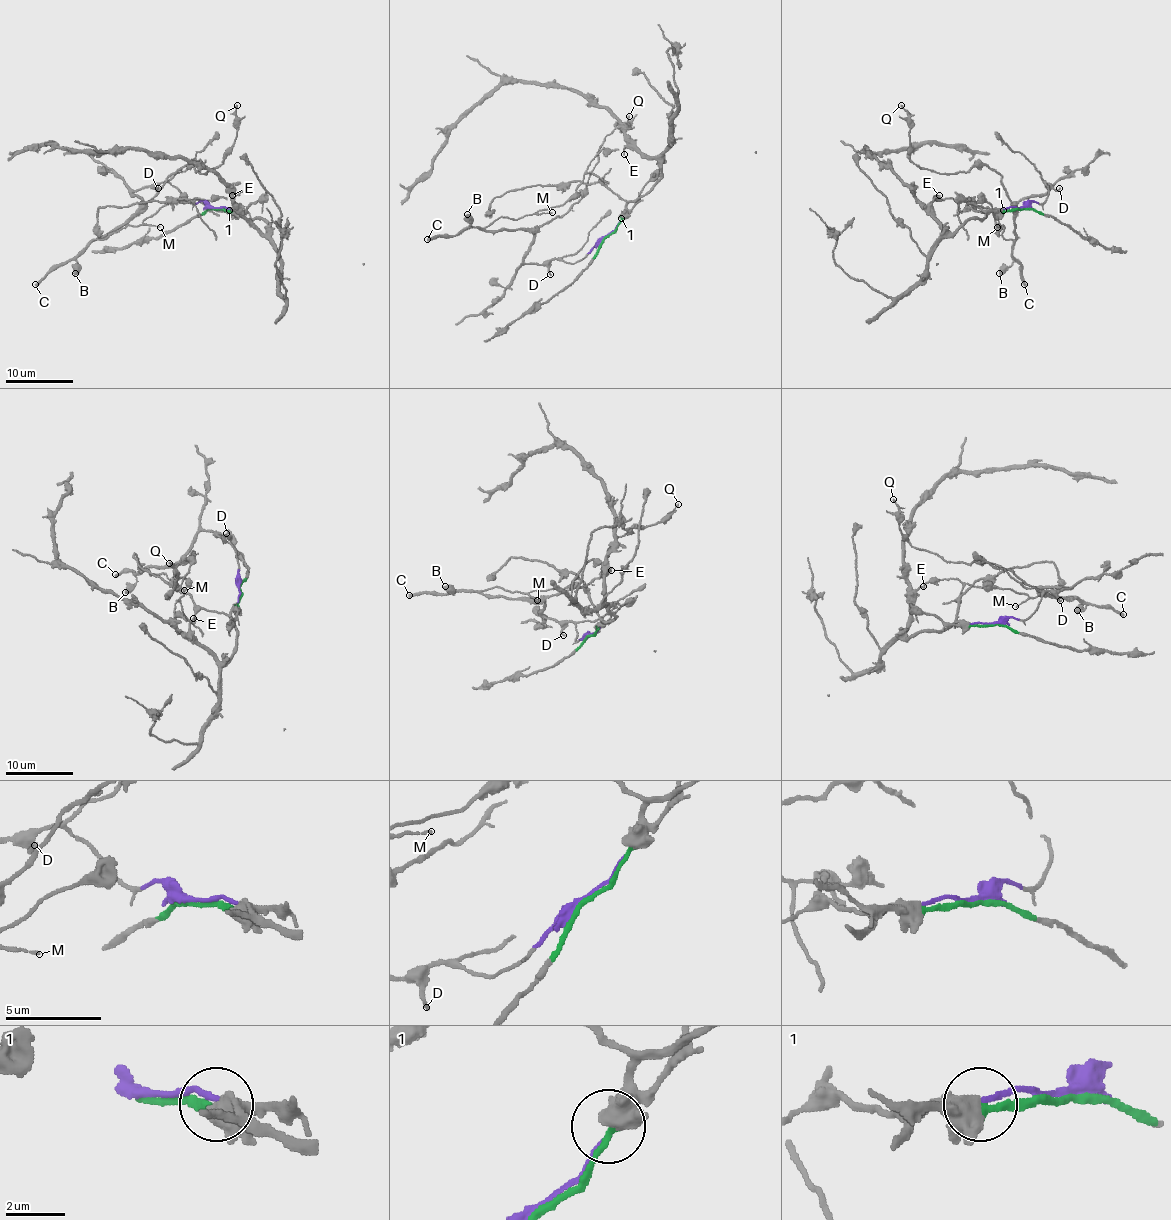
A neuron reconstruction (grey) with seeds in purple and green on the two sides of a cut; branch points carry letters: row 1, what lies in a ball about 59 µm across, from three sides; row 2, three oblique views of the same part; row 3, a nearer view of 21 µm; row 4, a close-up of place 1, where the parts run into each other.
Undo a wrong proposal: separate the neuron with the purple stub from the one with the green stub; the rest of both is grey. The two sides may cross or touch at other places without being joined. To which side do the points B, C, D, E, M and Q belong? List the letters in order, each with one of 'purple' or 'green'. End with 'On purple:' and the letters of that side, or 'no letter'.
B: purple
C: purple
D: purple
E: green
M: purple
Q: purple
On purple: B, C, D, M, Q

